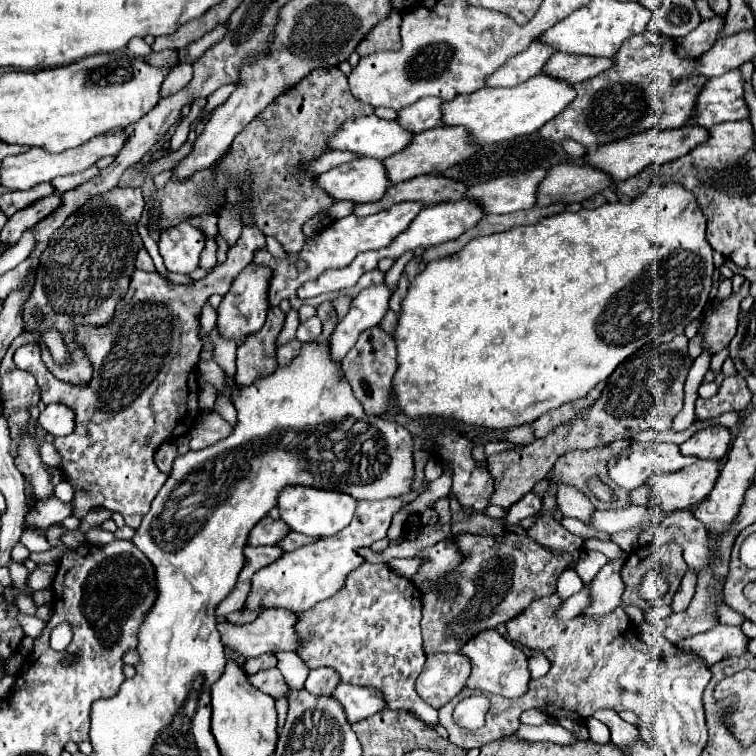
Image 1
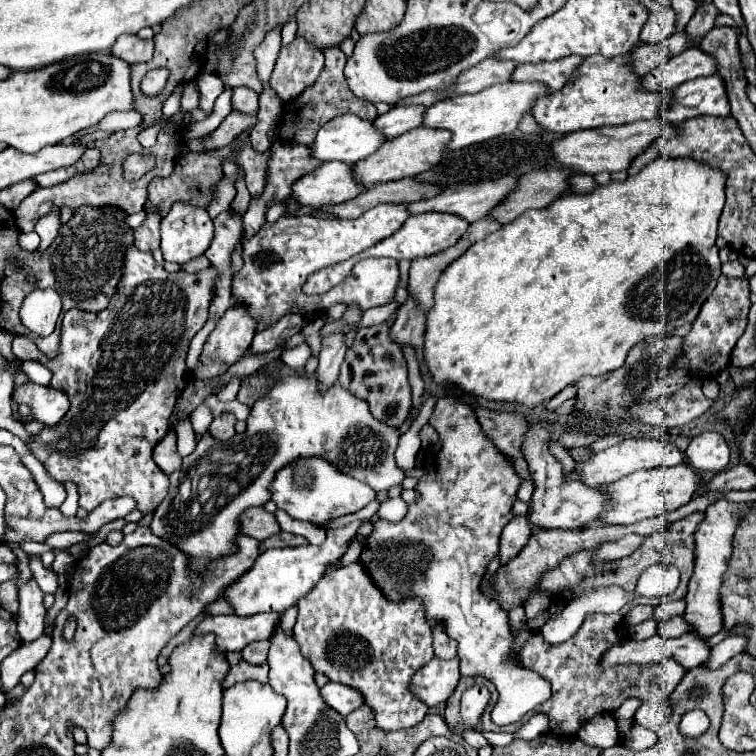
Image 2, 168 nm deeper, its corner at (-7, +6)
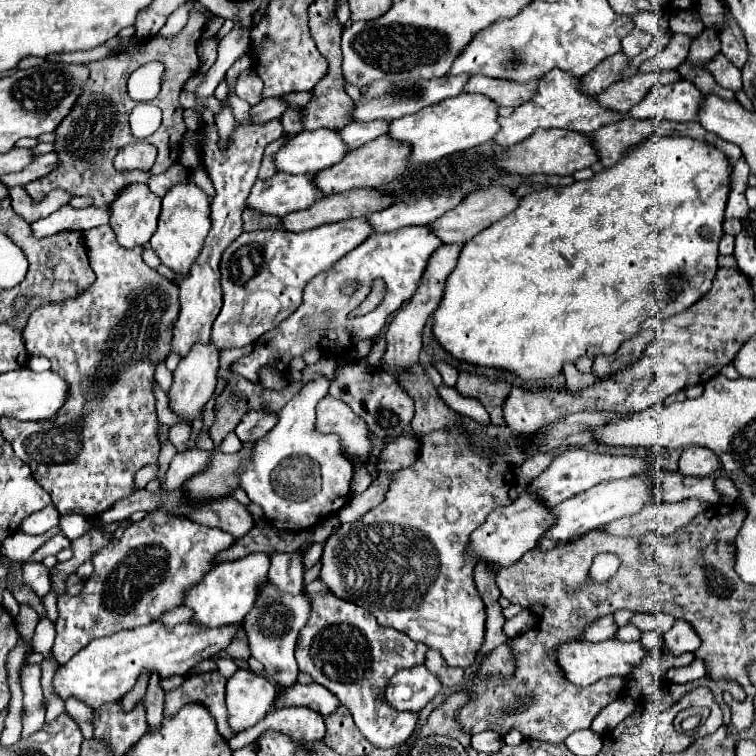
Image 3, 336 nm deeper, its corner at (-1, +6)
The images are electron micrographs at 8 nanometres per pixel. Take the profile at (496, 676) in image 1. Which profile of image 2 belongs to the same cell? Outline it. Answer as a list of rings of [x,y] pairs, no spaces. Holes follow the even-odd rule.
[[[445,396],[445,398],[439,398],[439,402],[435,404],[433,408],[433,414],[429,418],[429,424],[433,424],[433,428],[439,432],[439,450],[433,458],[433,464],[427,466],[427,474],[423,478],[419,478],[417,486],[415,486],[415,492],[419,494],[419,500],[409,504],[407,506],[407,514],[403,520],[399,522],[387,522],[383,518],[375,518],[373,520],[373,532],[367,536],[365,540],[365,546],[361,550],[361,556],[359,556],[359,562],[365,564],[365,570],[369,570],[369,578],[373,578],[375,586],[379,590],[383,590],[385,598],[389,598],[391,602],[401,602],[401,598],[421,598],[423,600],[423,606],[425,606],[425,618],[429,620],[431,626],[437,626],[441,624],[443,630],[447,630],[447,636],[453,638],[457,642],[457,648],[459,648],[459,668],[461,668],[461,676],[485,676],[489,678],[497,688],[499,688],[499,700],[497,700],[497,706],[493,708],[491,716],[493,716],[493,722],[499,724],[499,726],[505,726],[505,724],[513,724],[513,722],[519,722],[527,712],[533,712],[537,706],[541,706],[549,696],[551,696],[551,686],[547,680],[543,680],[539,674],[535,674],[533,670],[525,670],[523,666],[519,666],[515,660],[511,662],[511,654],[513,654],[513,634],[509,630],[509,618],[507,618],[507,612],[501,608],[501,604],[493,598],[485,598],[481,592],[479,592],[479,580],[487,568],[487,564],[497,556],[497,550],[499,550],[499,536],[501,536],[501,530],[503,526],[513,518],[513,512],[511,512],[511,506],[515,502],[515,496],[517,496],[517,490],[519,490],[519,484],[521,484],[521,478],[515,474],[513,466],[509,464],[509,460],[497,450],[497,446],[493,446],[493,442],[485,436],[485,432],[481,430],[481,424],[475,416],[475,412],[463,404],[461,400],[457,398],[451,398],[451,396]]]

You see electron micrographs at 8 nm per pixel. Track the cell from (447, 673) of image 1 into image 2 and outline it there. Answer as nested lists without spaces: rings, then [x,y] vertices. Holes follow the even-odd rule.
[[[433,658],[429,664],[417,670],[417,674],[411,678],[409,690],[413,690],[415,698],[425,702],[429,708],[433,708],[447,702],[459,678],[461,678],[459,658],[453,660]]]

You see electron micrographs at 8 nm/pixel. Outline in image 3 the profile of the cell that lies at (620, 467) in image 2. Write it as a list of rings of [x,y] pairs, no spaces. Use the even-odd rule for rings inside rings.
[[[577,448],[577,450],[567,450],[567,452],[559,454],[553,460],[553,464],[543,474],[539,474],[531,484],[535,486],[537,496],[547,506],[553,508],[559,502],[593,488],[595,484],[601,484],[605,480],[635,476],[635,474],[641,474],[641,472],[651,470],[651,468],[653,468],[653,464],[649,464],[645,458],[639,458],[639,456],[629,456],[629,454],[595,454],[595,452],[585,450],[585,448]]]

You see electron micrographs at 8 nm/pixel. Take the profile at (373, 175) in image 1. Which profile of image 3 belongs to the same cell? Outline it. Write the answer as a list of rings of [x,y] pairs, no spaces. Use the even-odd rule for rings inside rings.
[[[277,172],[271,180],[257,180],[247,206],[273,216],[287,216],[297,210],[307,210],[321,198],[313,174],[283,174]]]

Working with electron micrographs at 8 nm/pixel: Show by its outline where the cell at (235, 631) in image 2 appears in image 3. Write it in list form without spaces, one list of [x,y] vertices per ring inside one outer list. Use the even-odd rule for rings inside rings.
[[[153,622],[135,630],[125,630],[121,634],[97,638],[91,644],[87,644],[81,652],[77,652],[65,666],[59,666],[53,678],[53,686],[63,700],[75,696],[93,710],[97,710],[107,702],[123,698],[135,686],[141,670],[147,668],[151,674],[157,670],[159,676],[185,674],[199,662],[225,652],[241,628],[243,622],[221,628],[209,628],[187,622],[175,624],[173,630],[167,630],[165,624]]]

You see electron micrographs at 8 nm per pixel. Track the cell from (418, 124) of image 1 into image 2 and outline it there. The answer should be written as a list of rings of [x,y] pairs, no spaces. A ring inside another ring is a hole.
[[[393,106],[387,114],[381,114],[373,120],[377,130],[385,134],[385,138],[395,138],[405,134],[407,130],[413,130],[421,126],[425,108],[423,106]]]

